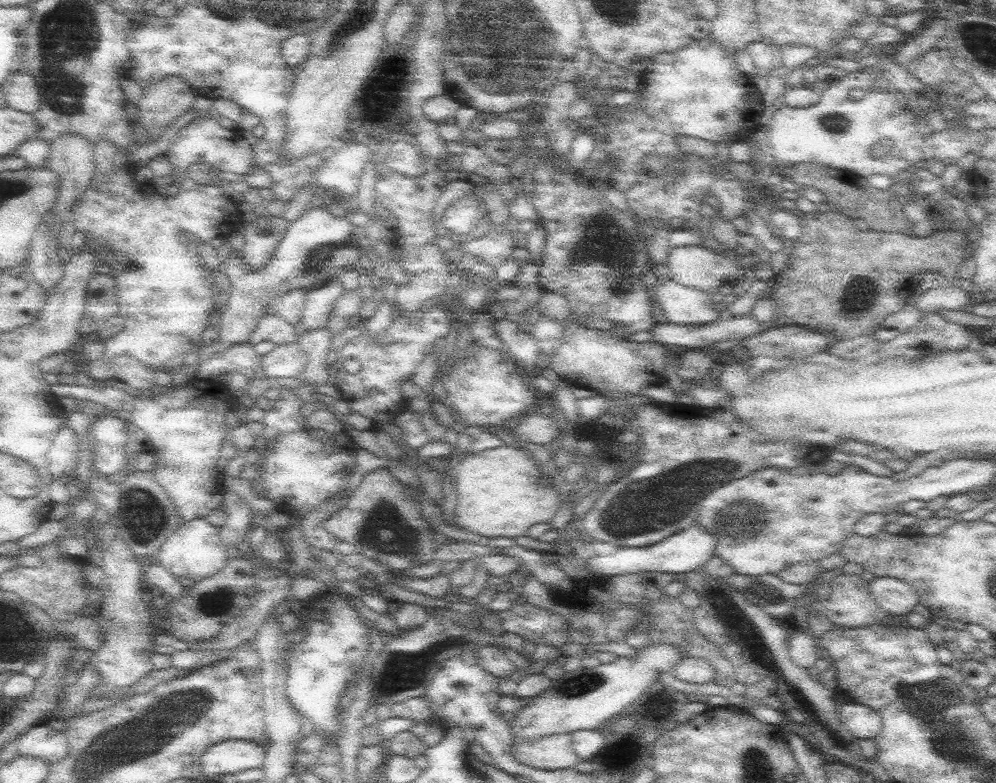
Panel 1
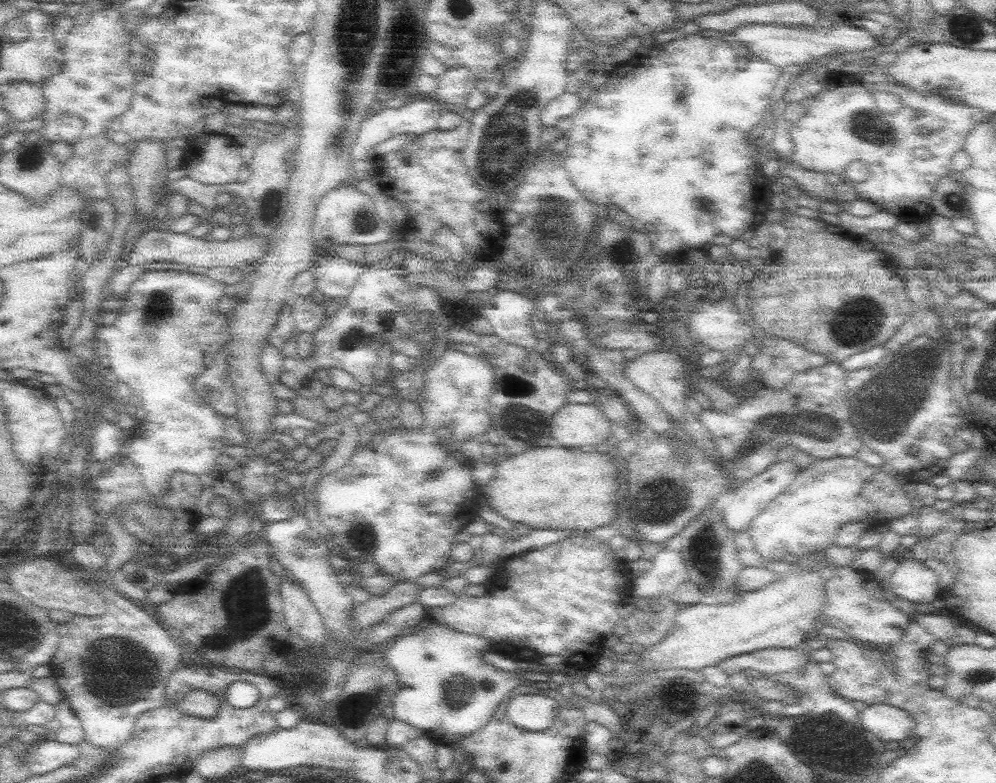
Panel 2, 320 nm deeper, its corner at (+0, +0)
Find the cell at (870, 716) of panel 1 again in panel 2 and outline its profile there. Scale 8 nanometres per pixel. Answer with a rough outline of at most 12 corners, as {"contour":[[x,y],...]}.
{"contour":[[880,703],[861,711],[864,728],[884,742],[913,734],[914,717]]}

